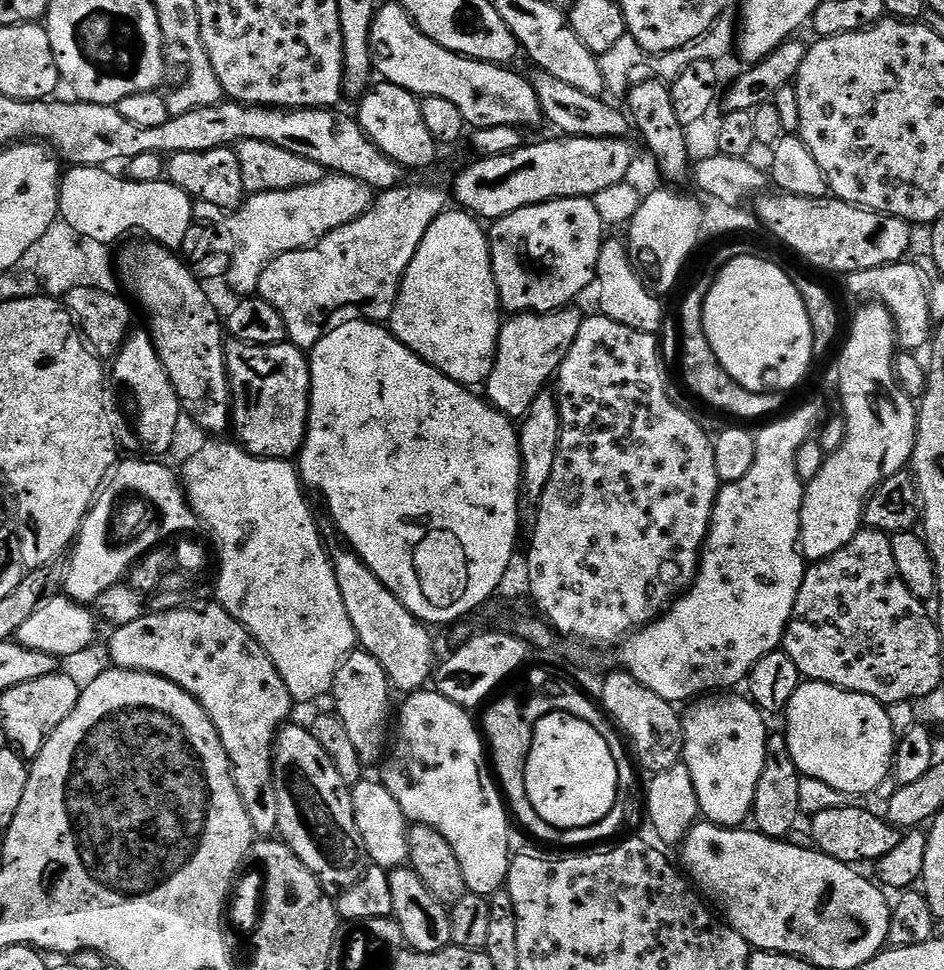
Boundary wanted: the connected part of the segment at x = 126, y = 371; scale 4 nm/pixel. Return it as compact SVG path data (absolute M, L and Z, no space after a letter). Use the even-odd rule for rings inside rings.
M136 330L125 340L114 357L116 365L110 372L117 376L132 391L132 400L136 403L136 436L152 458L164 458L164 455L176 444L176 431L182 421L180 399L170 382L170 374L162 366L152 337L147 331Z

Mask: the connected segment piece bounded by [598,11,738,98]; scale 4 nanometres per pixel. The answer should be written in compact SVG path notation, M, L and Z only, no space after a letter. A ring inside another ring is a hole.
M731 11L724 12L714 22L714 26L702 38L698 38L690 46L679 48L668 53L667 56L650 56L642 50L642 46L638 46L638 42L634 42L634 38L630 35L623 36L618 42L618 46L606 50L606 54L598 57L600 69L602 70L602 82L604 83L604 91L609 97L620 96L627 97L628 89L634 83L632 75L635 72L644 72L645 77L671 82L678 78L678 74L682 74L682 70L686 66L690 66L690 62L698 62L699 60L711 60L713 62L721 62L728 55L733 55L734 49L738 44L738 20Z

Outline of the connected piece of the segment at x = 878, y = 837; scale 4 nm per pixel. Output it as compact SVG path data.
M859 806L822 810L810 817L810 823L816 851L853 866L864 866L860 864L867 860L879 862L886 854L890 854L890 850L894 850L894 846L898 846L902 835L901 829L889 823L881 813L879 816L878 813Z

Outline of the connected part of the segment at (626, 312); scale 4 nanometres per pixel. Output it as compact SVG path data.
M605 239L598 258L595 287L600 288L599 315L610 318L622 326L630 326L630 330L656 336L659 328L664 324L664 308L660 305L663 304L661 297L655 296L644 285L642 278L636 272L635 263L630 258L627 243L623 239L620 240Z

